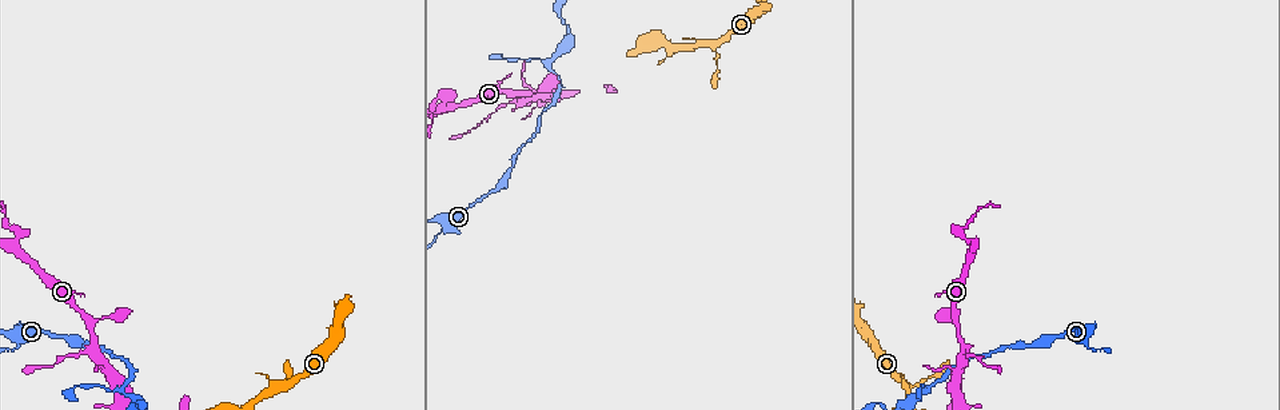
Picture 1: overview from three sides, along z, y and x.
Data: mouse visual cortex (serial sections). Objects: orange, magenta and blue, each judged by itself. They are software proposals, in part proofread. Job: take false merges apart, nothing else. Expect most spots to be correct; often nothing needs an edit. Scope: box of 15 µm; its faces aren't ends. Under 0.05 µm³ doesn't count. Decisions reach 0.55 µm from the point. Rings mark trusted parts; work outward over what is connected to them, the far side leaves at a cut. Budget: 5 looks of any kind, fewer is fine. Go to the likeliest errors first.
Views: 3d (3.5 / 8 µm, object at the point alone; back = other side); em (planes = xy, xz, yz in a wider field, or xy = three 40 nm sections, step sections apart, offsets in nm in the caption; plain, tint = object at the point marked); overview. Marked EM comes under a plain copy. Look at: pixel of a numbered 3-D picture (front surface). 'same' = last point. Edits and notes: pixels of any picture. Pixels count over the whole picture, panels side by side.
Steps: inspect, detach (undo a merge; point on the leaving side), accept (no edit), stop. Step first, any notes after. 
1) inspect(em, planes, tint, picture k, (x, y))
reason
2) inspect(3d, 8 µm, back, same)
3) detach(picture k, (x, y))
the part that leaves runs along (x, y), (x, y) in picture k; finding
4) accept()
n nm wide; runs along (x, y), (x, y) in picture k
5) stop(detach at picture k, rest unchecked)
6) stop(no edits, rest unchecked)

inspect(3d, 3.5 µm, picture 1, (926, 387))
three-way junction

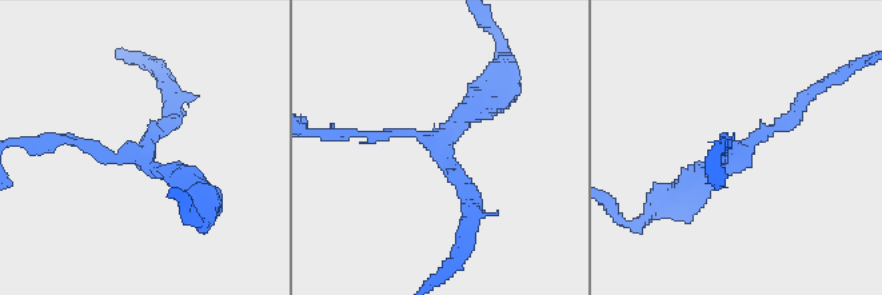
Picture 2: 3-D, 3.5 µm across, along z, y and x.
inspect(em, xy, step 2, tint, picture 2, (444, 153))
3 arms; arms of 150, 200, 200 nm; need the tissue

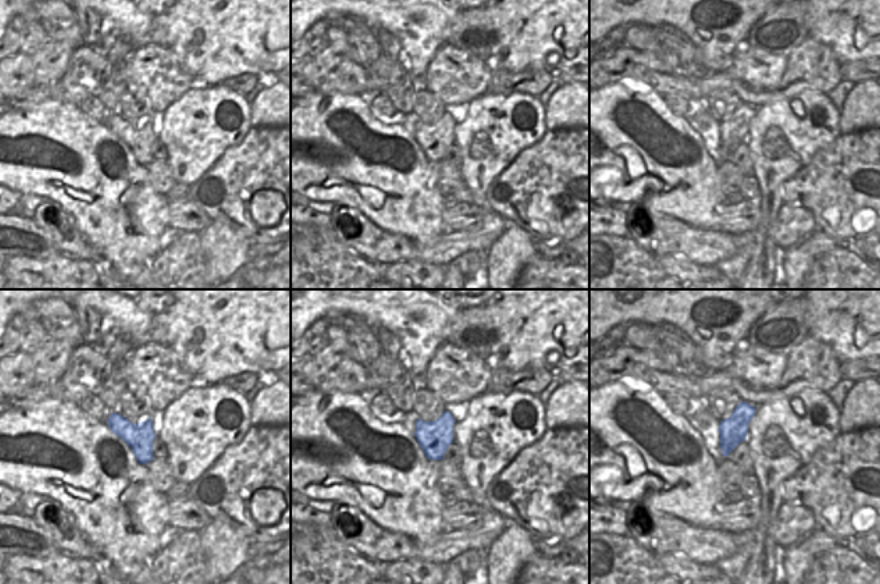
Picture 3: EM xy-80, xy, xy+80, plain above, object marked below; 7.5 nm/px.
inspect(em, xy, step 1, tint, same)
another direction

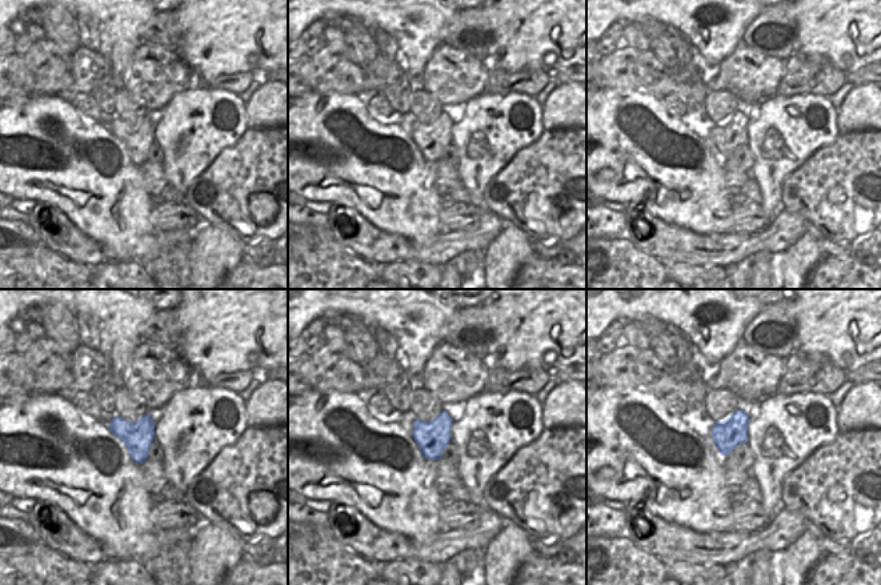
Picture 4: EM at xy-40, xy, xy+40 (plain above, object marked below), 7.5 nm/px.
accept()
continuous, no second cell

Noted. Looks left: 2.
inspect(3d, 3.5 µm, picture 1, (964, 347))
a fork

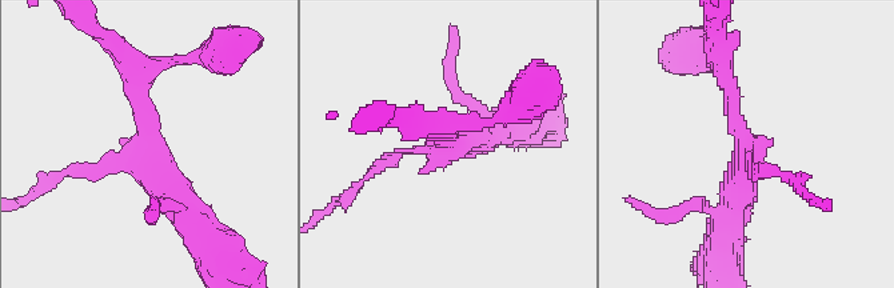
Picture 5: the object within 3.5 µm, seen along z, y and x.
inspect(em, planes, tint, picture 5, (148, 154))
3 arms; arms of 150, 200, 400 nm

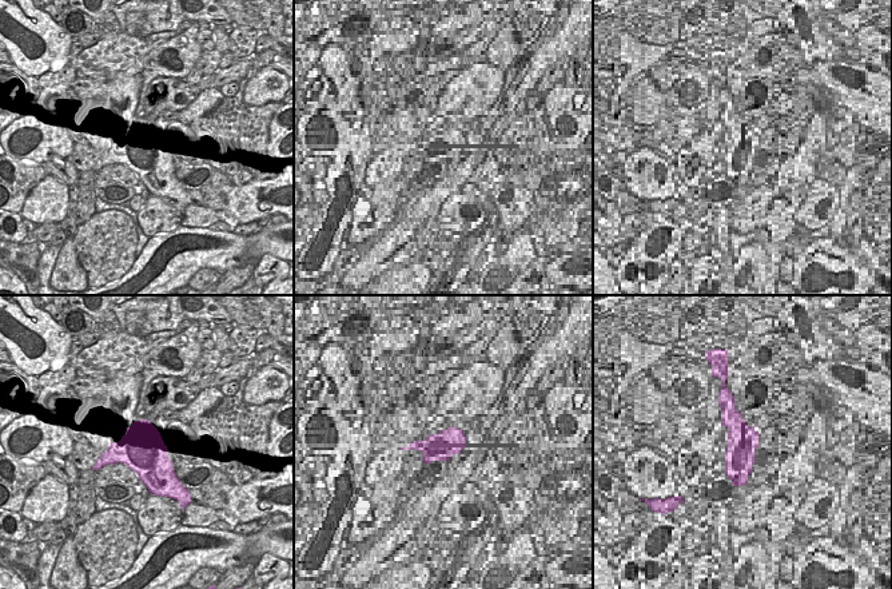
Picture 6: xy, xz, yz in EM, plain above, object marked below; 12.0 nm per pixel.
accept()
runs along (138, 75), (158, 182), (199, 227) in picture 5; one cell here

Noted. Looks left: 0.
stop(no edits, rest unchecked)

